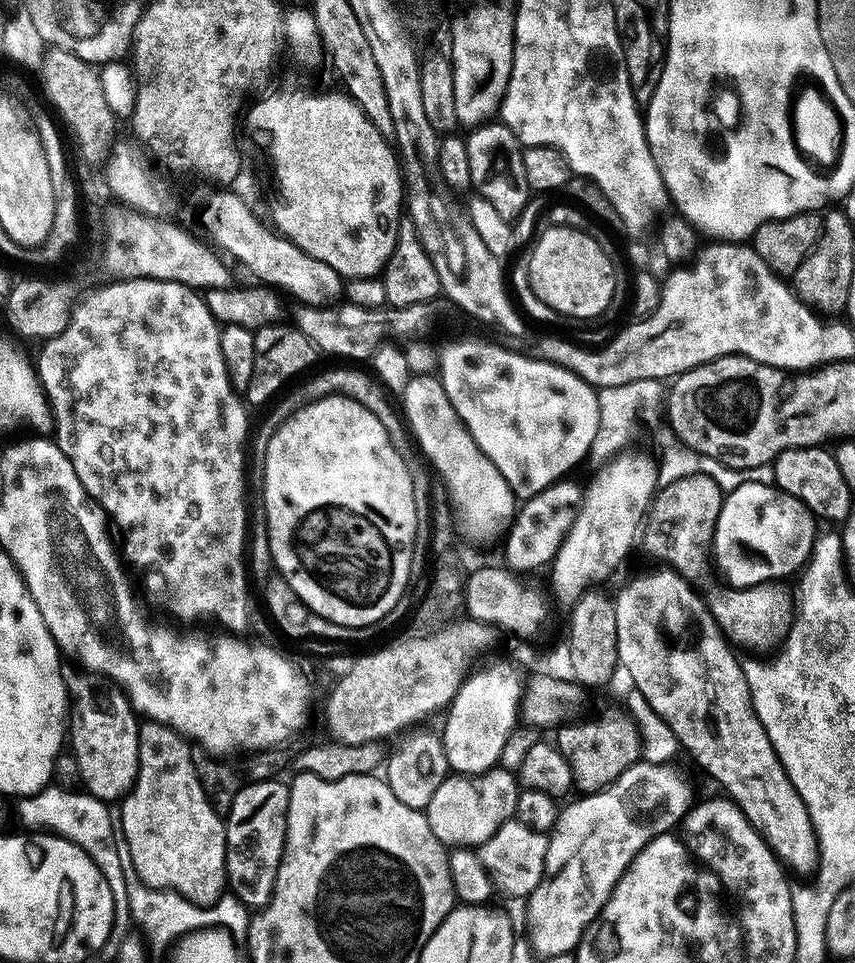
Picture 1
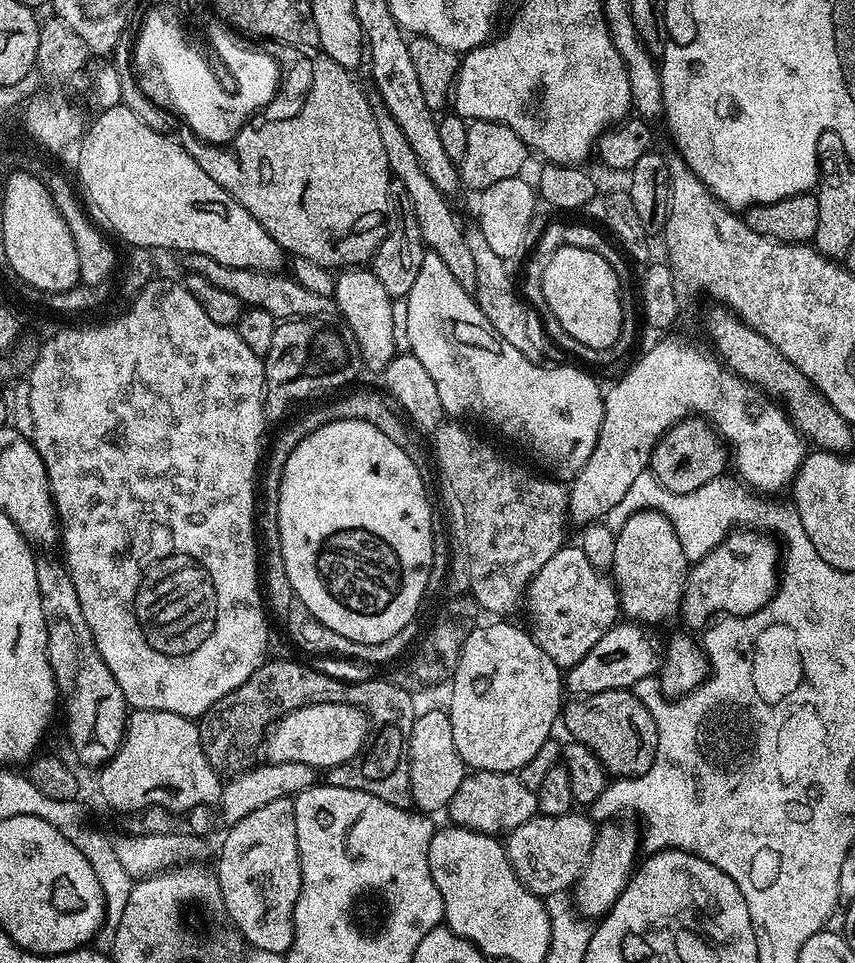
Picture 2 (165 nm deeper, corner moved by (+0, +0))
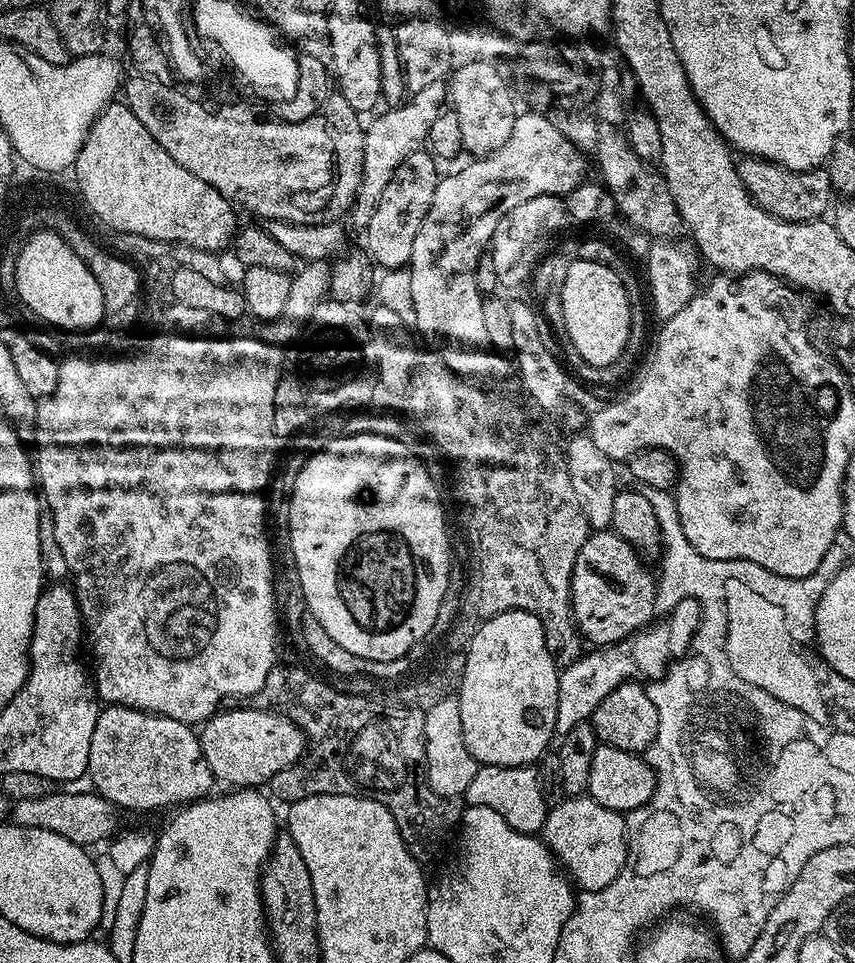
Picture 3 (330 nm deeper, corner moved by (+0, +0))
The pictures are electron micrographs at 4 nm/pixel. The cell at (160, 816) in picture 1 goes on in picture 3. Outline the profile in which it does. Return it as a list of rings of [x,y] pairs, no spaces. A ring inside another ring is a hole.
[[[120,704],[101,707],[94,738],[90,738],[86,776],[92,779],[91,787],[99,796],[116,805],[117,809],[129,808],[132,812],[152,812],[155,808],[168,808],[171,804],[183,806],[207,797],[214,787],[212,771],[210,766],[206,766],[206,758],[202,754],[200,737],[189,725],[159,716],[156,712],[123,708]]]

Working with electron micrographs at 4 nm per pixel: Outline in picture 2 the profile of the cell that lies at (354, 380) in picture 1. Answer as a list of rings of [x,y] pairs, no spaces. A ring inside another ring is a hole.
[[[379,391],[377,392],[378,393],[352,392],[349,396],[342,397],[341,400],[332,400],[329,404],[322,405],[321,408],[312,408],[309,412],[302,413],[293,424],[285,423],[283,425],[285,428],[277,434],[276,441],[272,444],[272,449],[270,449],[269,452],[267,449],[266,452],[266,463],[262,468],[262,499],[259,501],[259,504],[264,507],[264,513],[262,513],[259,518],[272,520],[278,514],[278,498],[280,497],[282,474],[284,473],[284,467],[286,466],[286,458],[290,458],[294,446],[298,446],[298,442],[302,442],[302,438],[306,438],[311,432],[318,430],[318,426],[326,426],[335,420],[365,420],[366,422],[370,422],[374,426],[378,426],[378,430],[382,430],[382,434],[386,434],[386,438],[390,438],[394,443],[408,444],[408,457],[414,462],[415,467],[420,464],[420,460],[429,462],[430,456],[426,451],[425,445],[419,443],[417,448],[412,448],[412,441],[417,437],[413,435],[411,431],[408,431],[409,425],[401,419],[397,409],[393,407],[393,405],[389,403]]]

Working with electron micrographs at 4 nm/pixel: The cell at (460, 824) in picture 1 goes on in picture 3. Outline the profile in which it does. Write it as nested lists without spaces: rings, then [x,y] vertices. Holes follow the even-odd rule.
[[[486,764],[477,767],[470,786],[466,786],[463,799],[474,806],[490,806],[506,818],[514,830],[536,834],[541,831],[548,817],[549,801],[544,801],[546,789],[540,781],[540,773],[532,766],[494,766]]]

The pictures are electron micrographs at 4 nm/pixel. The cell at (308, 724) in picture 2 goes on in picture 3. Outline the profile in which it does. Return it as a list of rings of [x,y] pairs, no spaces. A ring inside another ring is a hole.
[[[232,708],[229,712],[217,711],[215,716],[203,721],[199,729],[202,754],[210,766],[213,781],[236,790],[252,790],[275,781],[280,772],[295,769],[306,755],[304,731],[279,712],[263,708]]]

